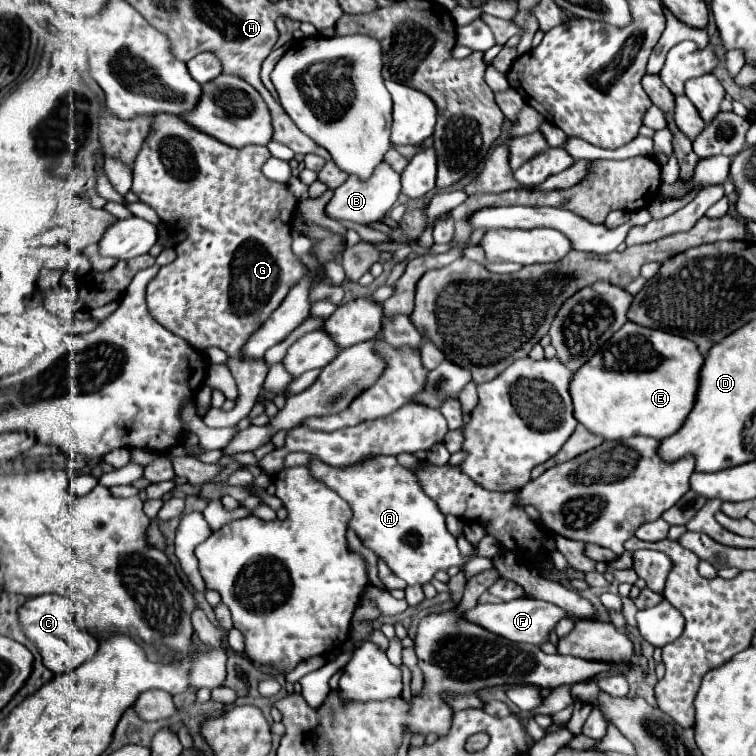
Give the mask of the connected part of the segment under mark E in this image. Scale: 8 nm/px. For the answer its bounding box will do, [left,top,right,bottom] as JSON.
[570,322,704,440]

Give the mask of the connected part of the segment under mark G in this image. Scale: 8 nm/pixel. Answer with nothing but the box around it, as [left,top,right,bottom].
[132,114,308,428]

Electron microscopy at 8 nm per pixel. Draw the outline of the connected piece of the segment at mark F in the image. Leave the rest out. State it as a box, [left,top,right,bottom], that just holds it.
[466,598,580,646]

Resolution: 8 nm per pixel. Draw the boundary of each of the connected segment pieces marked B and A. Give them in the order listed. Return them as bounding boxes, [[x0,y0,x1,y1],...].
[[326,162,400,224],[308,456,464,586]]

